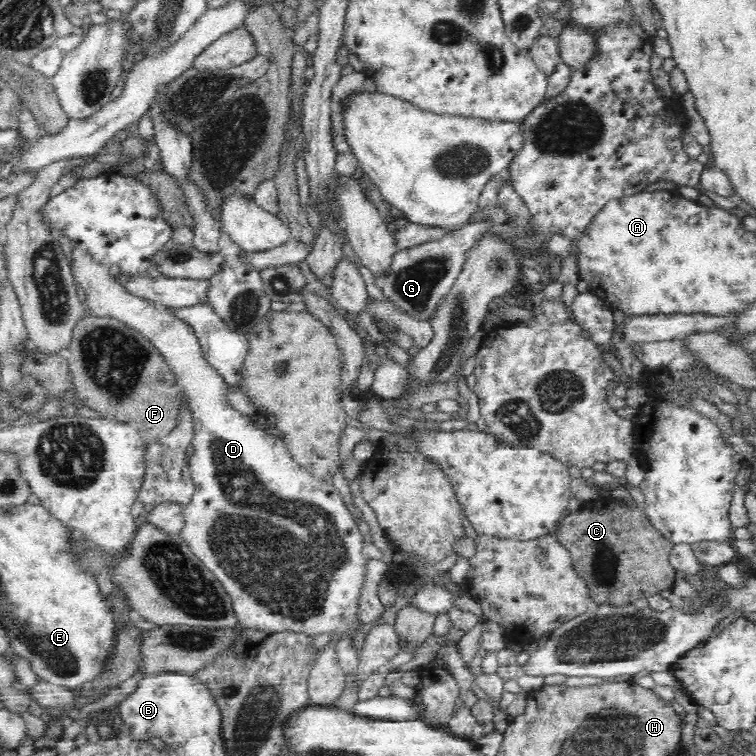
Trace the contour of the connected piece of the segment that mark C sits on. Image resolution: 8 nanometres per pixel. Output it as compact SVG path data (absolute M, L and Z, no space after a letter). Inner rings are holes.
M607 496L583 503L578 512L569 513L559 523L554 535L570 551L573 567L587 583L594 605L628 606L638 598L648 599L663 590L672 589L679 577L669 561L669 554L675 544L651 525L644 509L638 505L628 506L621 499Z

